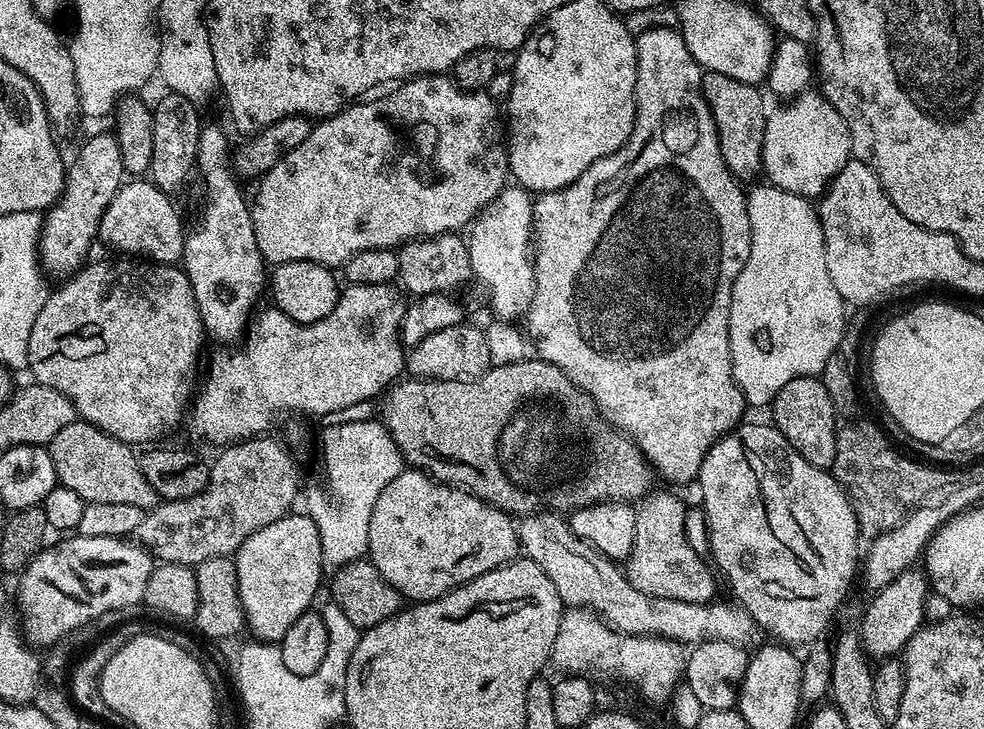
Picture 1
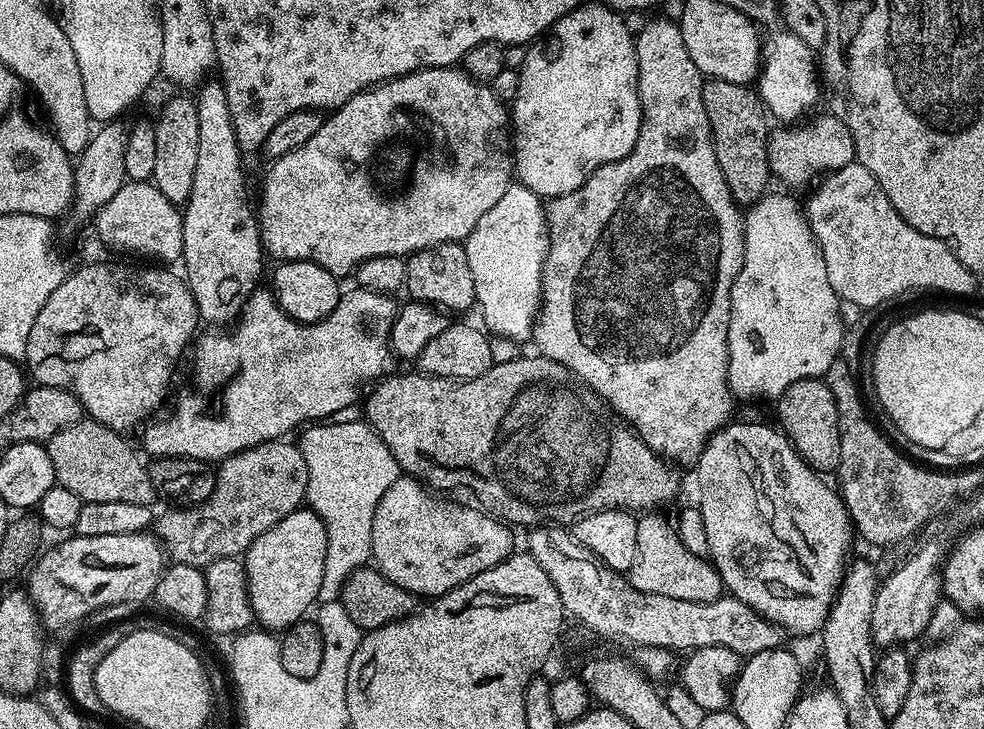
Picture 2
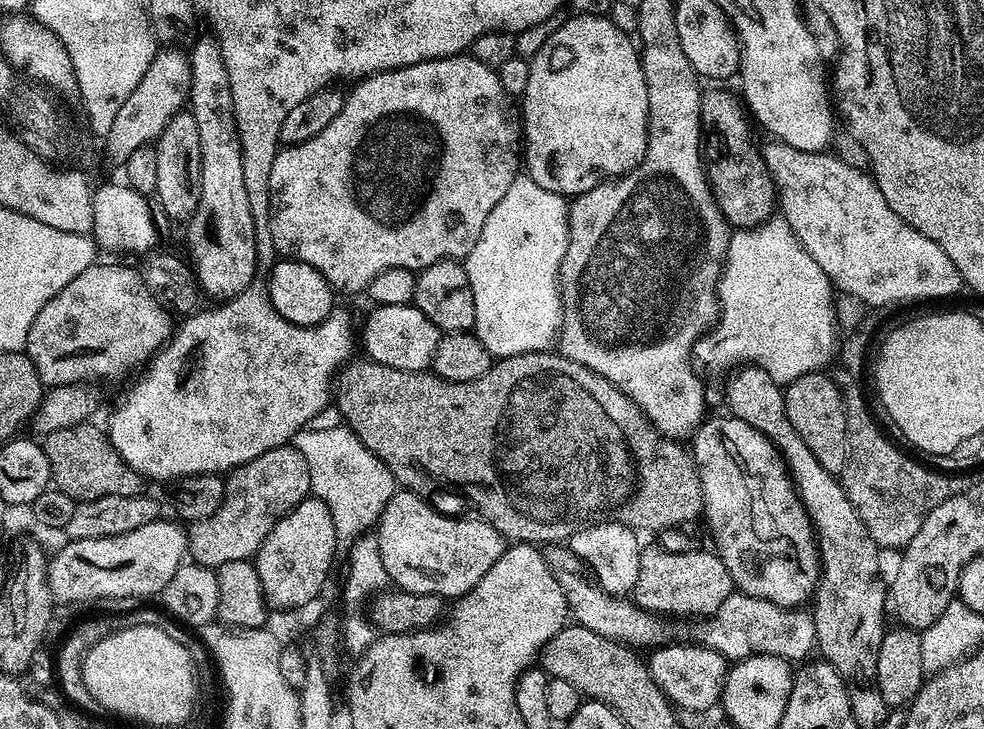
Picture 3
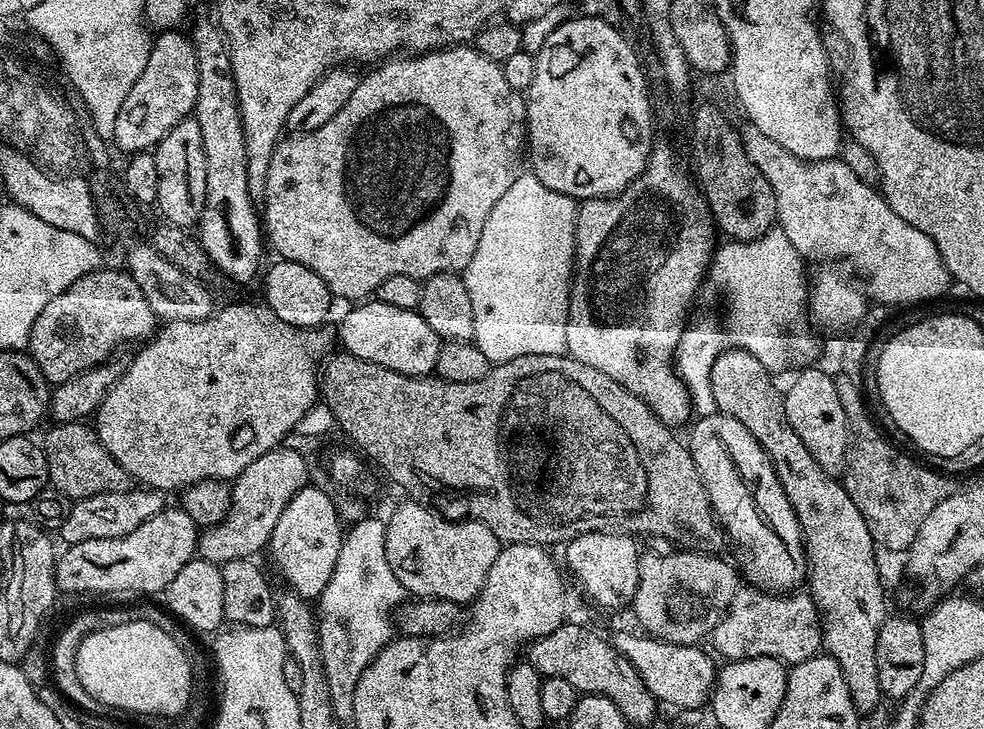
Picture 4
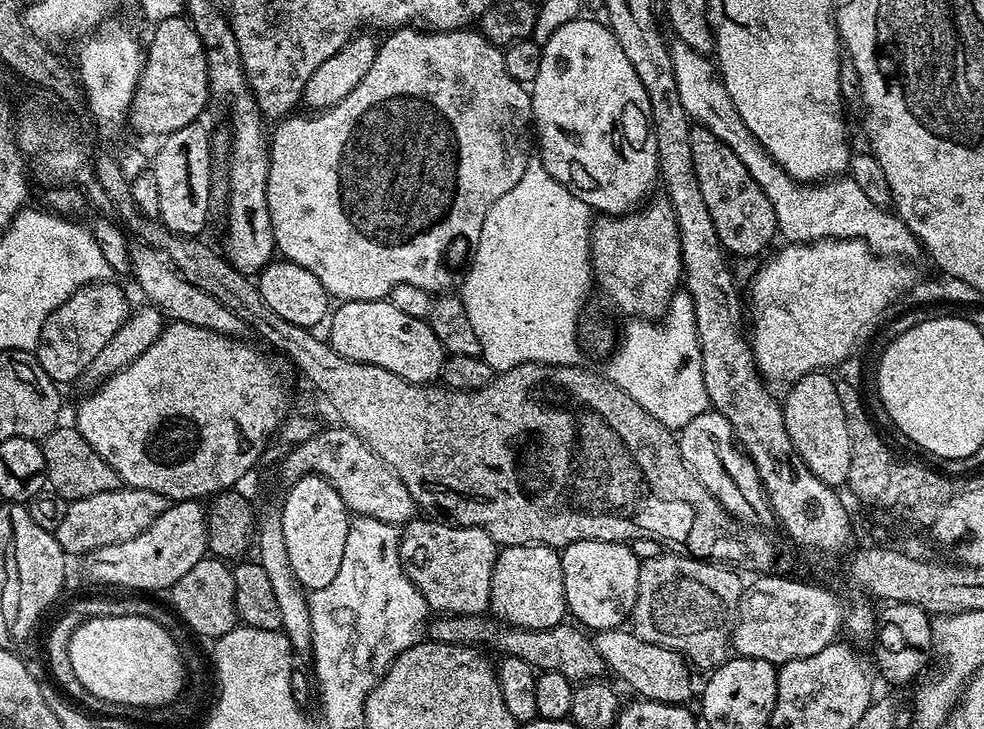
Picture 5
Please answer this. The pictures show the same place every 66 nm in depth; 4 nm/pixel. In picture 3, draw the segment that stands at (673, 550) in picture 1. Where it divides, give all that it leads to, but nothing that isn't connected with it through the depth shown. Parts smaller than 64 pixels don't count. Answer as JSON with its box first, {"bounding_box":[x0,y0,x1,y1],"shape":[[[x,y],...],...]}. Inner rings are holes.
{"bounding_box":[634,546,733,618],"shape":[[[661,546],[645,547],[641,551],[634,600],[648,612],[674,612],[707,618],[718,610],[718,606],[722,606],[722,602],[726,602],[726,598],[731,596],[733,591],[730,574],[715,551],[672,553]]]}

